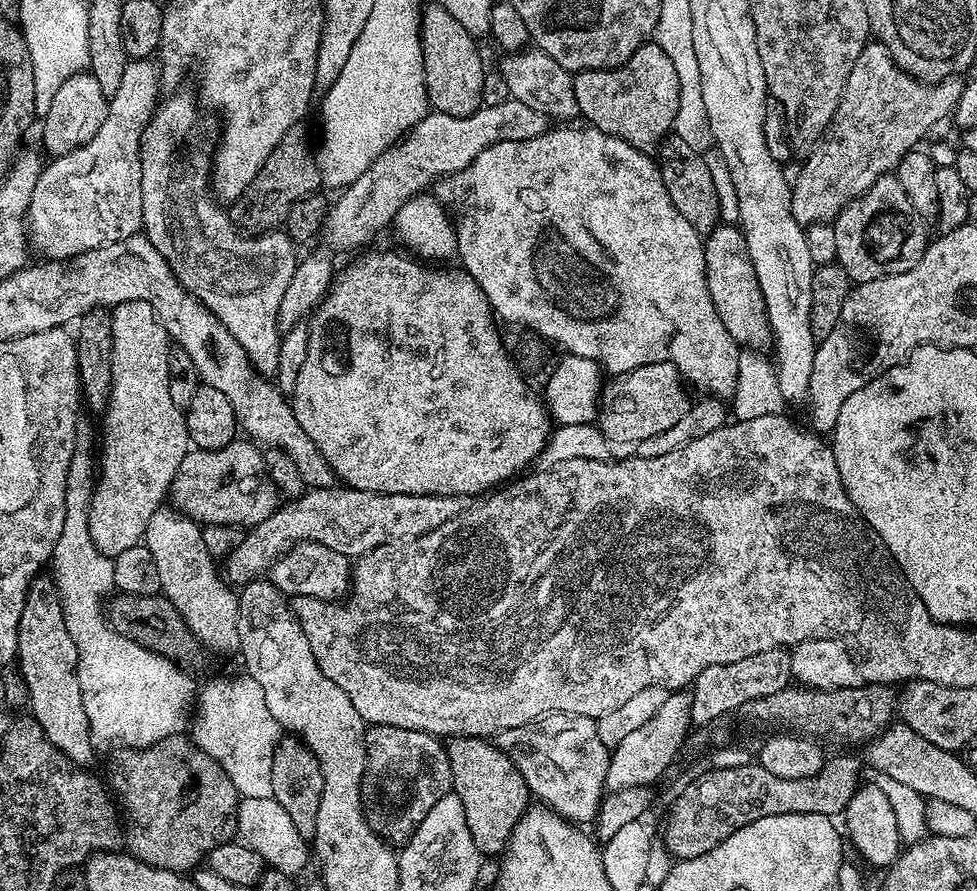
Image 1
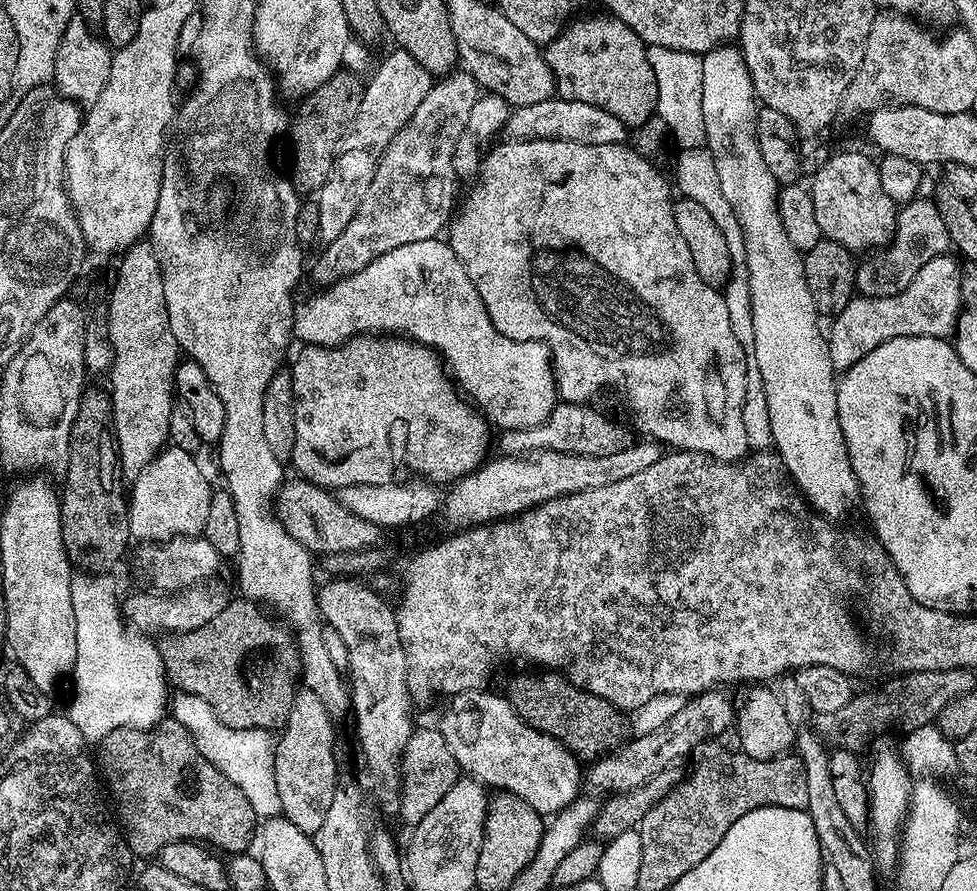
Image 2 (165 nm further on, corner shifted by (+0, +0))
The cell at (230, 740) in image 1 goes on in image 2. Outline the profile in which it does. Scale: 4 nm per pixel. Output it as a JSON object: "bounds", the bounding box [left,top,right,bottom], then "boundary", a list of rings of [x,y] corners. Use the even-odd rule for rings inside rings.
{"bounds":[170,691,282,818],"boundary":[[[177,691],[170,700],[171,719],[182,722],[190,730],[200,753],[242,794],[258,818],[279,817],[282,798],[278,798],[278,783],[275,782],[276,743],[273,733],[267,728],[235,728],[226,726],[218,714],[202,698],[189,692]]]}

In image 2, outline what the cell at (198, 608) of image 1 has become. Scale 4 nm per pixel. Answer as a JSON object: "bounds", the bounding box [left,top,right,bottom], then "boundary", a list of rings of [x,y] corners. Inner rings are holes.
{"bounds":[128,447,214,541],"boundary":[[[165,447],[131,481],[128,530],[137,541],[167,541],[174,536],[199,537],[203,533],[214,488],[208,485],[196,459],[181,448]]]}

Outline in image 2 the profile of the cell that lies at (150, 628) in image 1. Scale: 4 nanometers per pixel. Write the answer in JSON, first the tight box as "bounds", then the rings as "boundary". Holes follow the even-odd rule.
{"bounds":[159,598,302,730],"boundary":[[[235,598],[229,599],[228,604],[218,614],[214,614],[214,618],[210,618],[210,622],[206,622],[204,626],[198,629],[182,632],[179,634],[169,635],[167,638],[159,641],[160,657],[164,663],[164,670],[168,677],[169,685],[173,689],[181,692],[189,692],[198,698],[202,698],[215,710],[218,718],[222,722],[226,722],[226,726],[234,726],[235,728],[267,728],[269,730],[279,729],[287,722],[287,716],[292,712],[292,707],[296,701],[296,693],[298,691],[298,677],[301,675],[302,669],[300,666],[300,645],[296,642],[295,631],[283,619],[275,618],[271,620],[262,609],[261,605],[252,598]]]}

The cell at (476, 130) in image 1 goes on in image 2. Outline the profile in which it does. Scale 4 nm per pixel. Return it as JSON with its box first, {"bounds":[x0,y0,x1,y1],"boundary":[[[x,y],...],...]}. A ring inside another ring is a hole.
{"bounds":[506,98,630,146],"boundary":[[[559,98],[516,108],[508,119],[506,132],[513,140],[569,140],[582,142],[586,146],[622,144],[630,136],[629,128],[618,118],[614,118],[614,114],[609,114],[598,106],[590,106],[590,102]]]}

